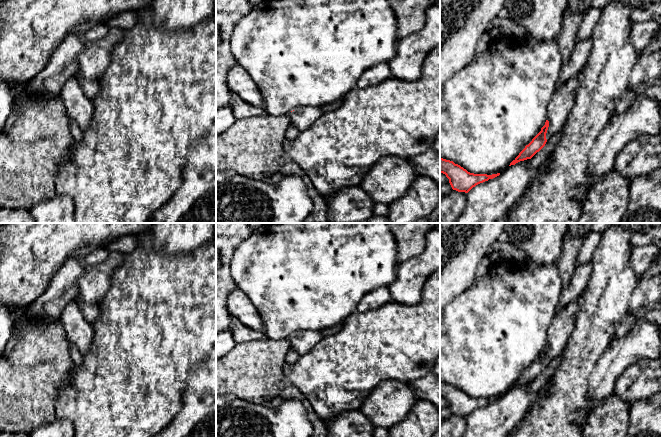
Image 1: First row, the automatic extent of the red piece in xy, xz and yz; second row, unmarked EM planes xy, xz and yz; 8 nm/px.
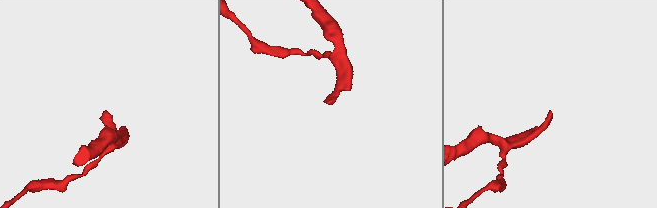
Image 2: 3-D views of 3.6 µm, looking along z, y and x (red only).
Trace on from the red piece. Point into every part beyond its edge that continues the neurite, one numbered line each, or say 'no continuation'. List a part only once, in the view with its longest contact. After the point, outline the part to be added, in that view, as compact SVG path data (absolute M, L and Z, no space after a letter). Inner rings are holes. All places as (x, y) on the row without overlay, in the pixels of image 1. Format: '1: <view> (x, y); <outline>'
1: yz (560, 329); M580 295L556 313L549 326L547 365L562 352L572 334L575 317L579 311L579 300Z

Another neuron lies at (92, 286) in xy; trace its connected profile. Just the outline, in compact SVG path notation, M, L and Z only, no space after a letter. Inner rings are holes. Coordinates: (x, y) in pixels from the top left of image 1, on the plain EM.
M111 251L108 259L97 265L86 264L82 275L76 280L76 301L79 298L86 304L98 304L111 288L114 271L125 262L127 253Z

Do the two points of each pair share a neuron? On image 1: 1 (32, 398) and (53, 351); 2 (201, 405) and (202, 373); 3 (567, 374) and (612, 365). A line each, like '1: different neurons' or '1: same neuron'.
1: same neuron
2: same neuron
3: different neurons

